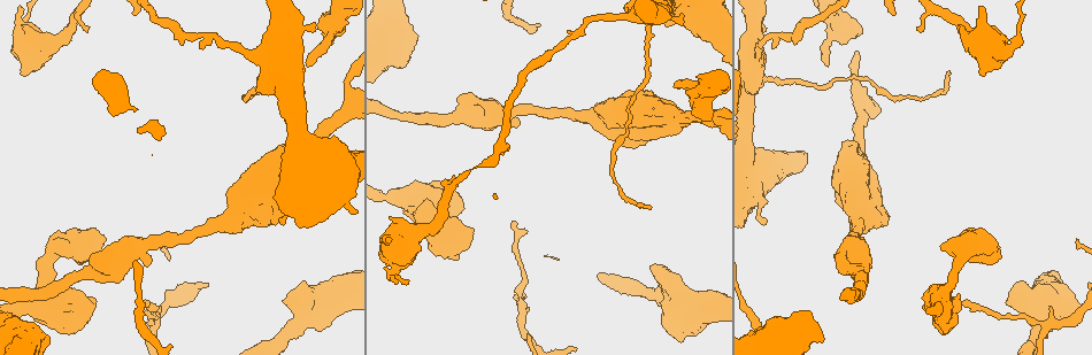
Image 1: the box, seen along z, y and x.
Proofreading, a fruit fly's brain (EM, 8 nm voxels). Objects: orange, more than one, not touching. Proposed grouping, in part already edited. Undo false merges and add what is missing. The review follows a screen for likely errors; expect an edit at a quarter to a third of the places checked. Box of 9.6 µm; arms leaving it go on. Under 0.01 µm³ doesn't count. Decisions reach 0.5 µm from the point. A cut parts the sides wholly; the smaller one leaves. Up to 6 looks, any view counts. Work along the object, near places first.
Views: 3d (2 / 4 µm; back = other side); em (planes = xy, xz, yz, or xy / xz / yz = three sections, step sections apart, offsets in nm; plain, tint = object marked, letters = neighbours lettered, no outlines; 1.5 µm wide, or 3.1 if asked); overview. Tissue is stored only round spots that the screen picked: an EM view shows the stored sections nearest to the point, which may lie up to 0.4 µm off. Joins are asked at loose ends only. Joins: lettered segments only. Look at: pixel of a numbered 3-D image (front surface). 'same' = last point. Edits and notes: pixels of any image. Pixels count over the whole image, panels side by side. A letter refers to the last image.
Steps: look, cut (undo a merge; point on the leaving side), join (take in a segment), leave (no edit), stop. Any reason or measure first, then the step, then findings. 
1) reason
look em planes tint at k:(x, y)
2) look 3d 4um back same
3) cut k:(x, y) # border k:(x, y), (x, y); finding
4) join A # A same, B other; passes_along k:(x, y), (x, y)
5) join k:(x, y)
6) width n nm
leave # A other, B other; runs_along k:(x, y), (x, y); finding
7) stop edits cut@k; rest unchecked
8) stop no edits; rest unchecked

thick end
look em planes letters at 1:(655, 103)

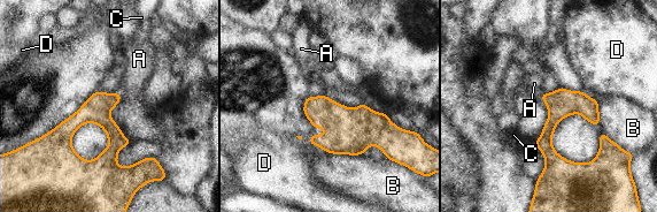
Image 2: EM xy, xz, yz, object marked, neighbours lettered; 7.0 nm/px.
leave # A other, B other, C other, D other; runs_along 2:(117, 96), (106, 107), (113, 150), (87, 174); no lettered segment goes on from it

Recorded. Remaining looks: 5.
sudden change in width
look em xz step 8 letters at 1:(780, 82)

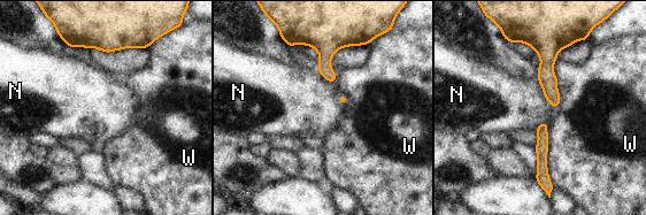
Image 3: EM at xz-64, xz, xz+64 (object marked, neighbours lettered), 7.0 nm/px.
leave # N other, W other; one cell here

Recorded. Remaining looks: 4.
stops while still wide
look 3d 2um at 1:(862, 31)

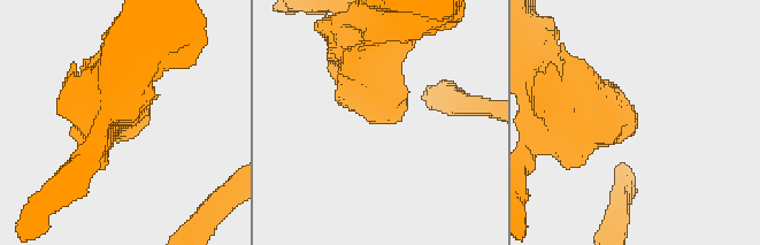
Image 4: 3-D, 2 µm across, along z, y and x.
need the tissue
look em planes letters at 4:(390, 122)

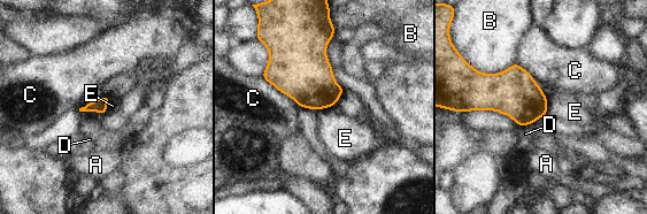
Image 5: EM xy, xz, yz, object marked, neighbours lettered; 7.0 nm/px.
leave # A other, B other, C other, D other, E other; border 5:(334, 105), (316, 109); no lettered segment goes on from it

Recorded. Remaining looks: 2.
stop no edits; rest unchecked

